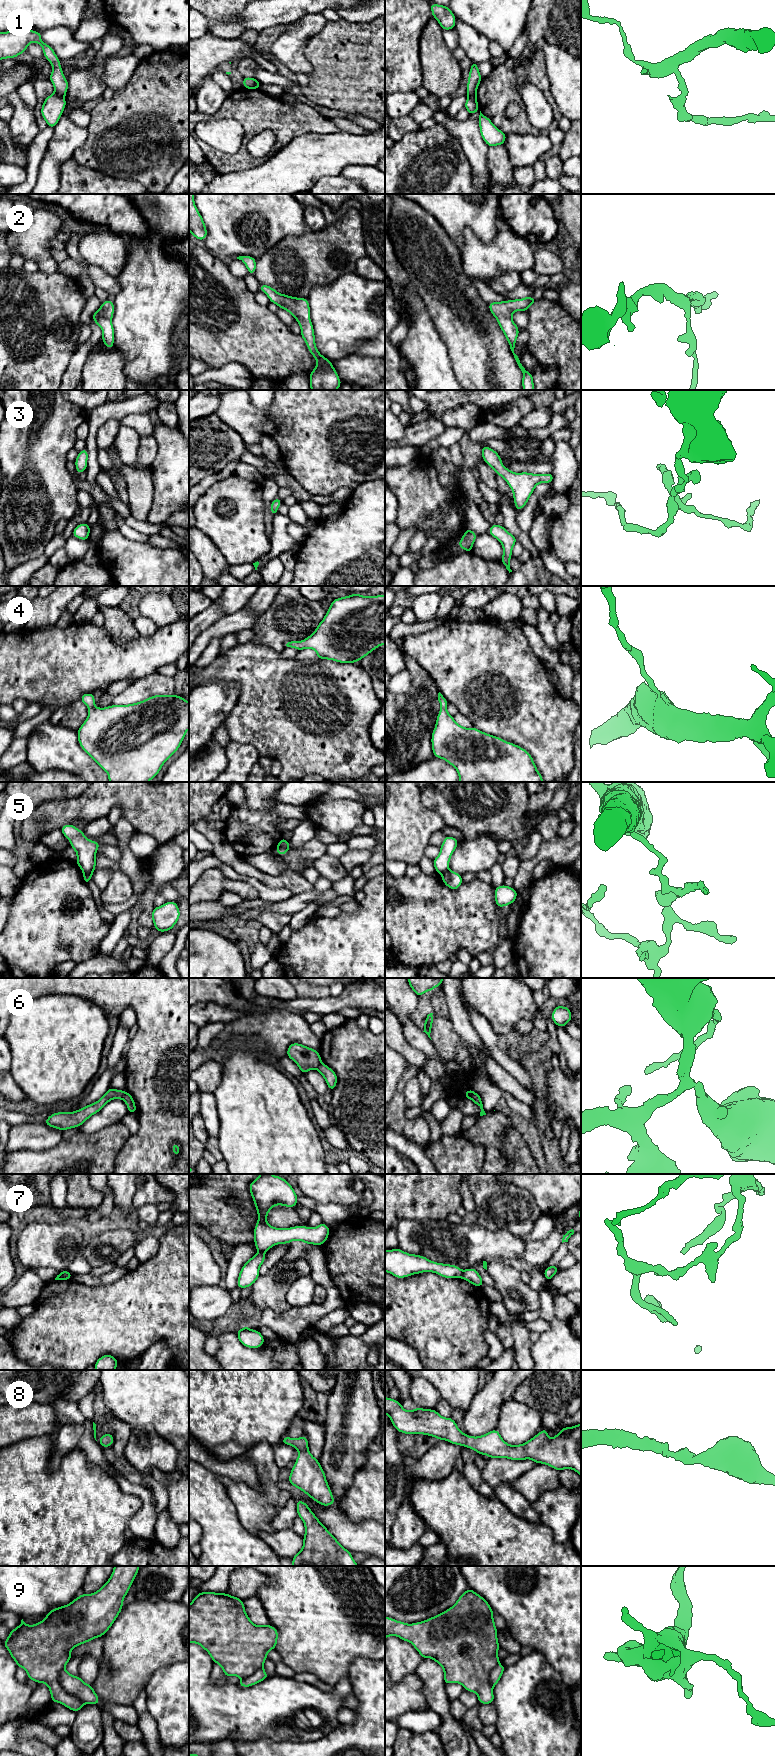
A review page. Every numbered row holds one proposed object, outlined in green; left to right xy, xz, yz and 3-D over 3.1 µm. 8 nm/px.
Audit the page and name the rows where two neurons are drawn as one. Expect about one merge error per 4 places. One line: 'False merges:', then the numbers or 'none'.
False merges: 1, 5, 6, 7

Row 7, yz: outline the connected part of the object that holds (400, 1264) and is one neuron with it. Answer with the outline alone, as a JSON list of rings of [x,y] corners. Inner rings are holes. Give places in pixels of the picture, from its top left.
[[[400,1248],[385,1250],[385,1272],[396,1278],[406,1278],[423,1272],[433,1272],[444,1278],[463,1278],[457,1265],[437,1263],[428,1258],[409,1254]]]

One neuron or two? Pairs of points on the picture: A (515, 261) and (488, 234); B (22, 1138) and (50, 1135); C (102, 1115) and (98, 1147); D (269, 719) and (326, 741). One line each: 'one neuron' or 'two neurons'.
A: two neurons
B: one neuron
C: two neurons
D: one neuron

